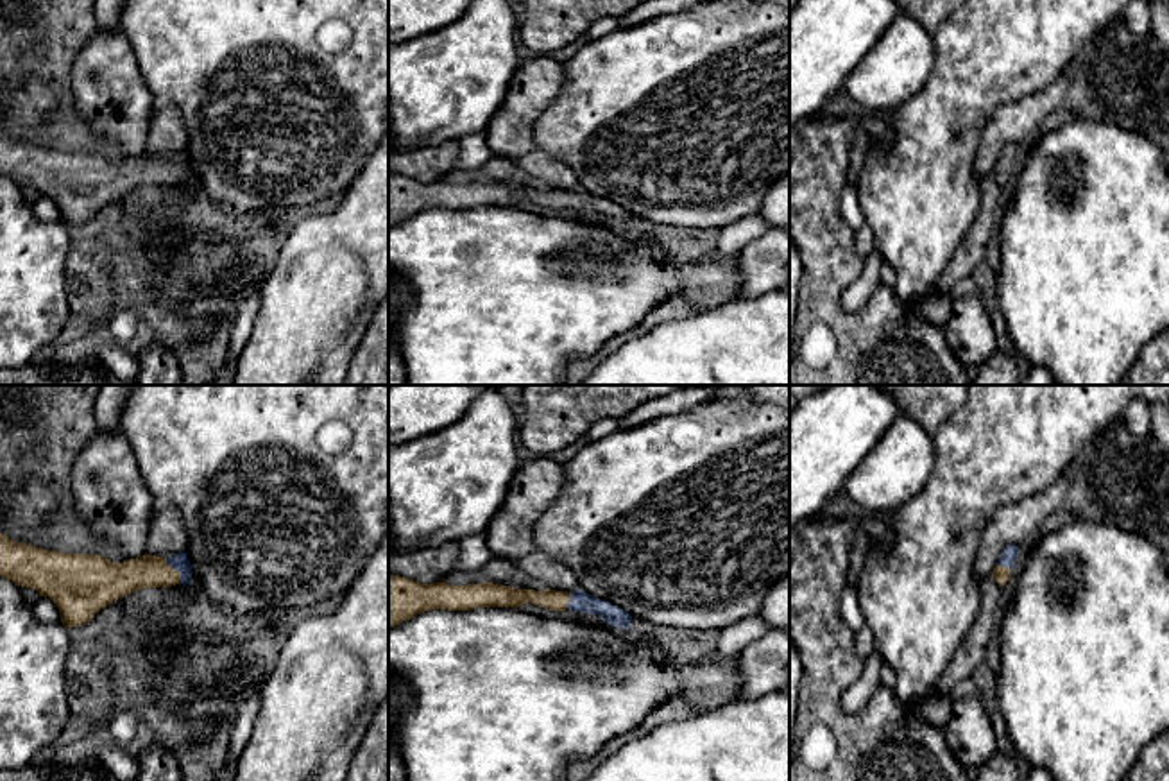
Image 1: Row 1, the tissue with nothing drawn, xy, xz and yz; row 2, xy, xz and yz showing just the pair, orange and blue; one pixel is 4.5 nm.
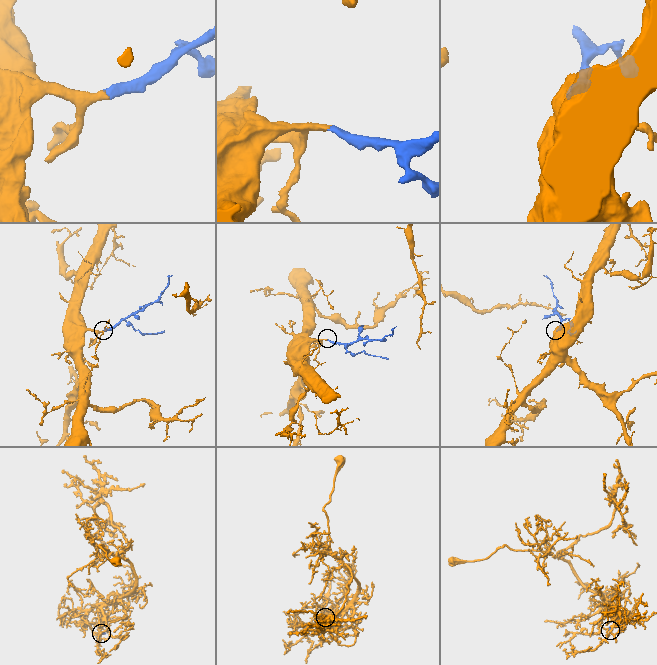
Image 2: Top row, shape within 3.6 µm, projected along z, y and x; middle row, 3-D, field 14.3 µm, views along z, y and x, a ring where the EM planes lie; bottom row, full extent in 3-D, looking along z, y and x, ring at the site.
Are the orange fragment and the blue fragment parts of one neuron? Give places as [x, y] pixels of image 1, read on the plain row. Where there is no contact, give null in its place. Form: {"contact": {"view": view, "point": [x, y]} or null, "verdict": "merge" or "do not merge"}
{"contact": {"view": "xy", "point": [178, 171]}, "verdict": "merge"}

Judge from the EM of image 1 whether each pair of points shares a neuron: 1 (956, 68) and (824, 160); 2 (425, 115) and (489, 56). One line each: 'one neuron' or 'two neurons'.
1: two neurons
2: one neuron

